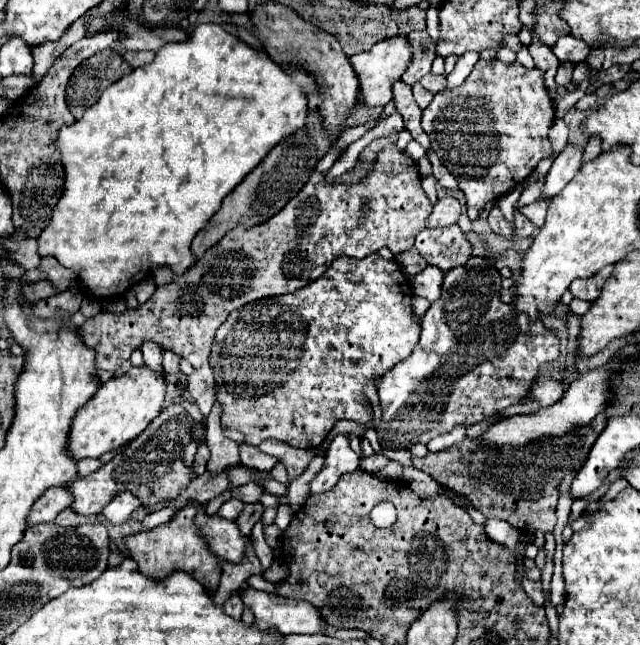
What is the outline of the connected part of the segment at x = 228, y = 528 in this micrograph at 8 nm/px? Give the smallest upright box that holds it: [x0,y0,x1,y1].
[197,515,249,563]

